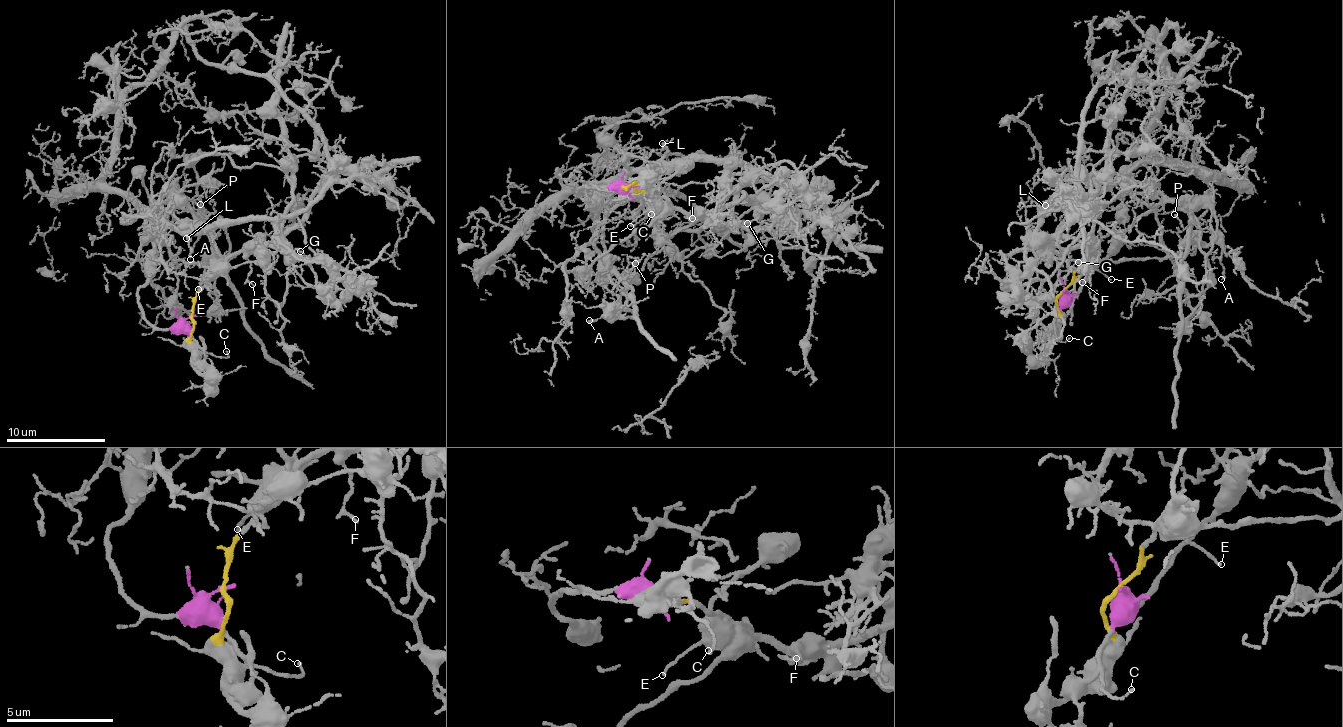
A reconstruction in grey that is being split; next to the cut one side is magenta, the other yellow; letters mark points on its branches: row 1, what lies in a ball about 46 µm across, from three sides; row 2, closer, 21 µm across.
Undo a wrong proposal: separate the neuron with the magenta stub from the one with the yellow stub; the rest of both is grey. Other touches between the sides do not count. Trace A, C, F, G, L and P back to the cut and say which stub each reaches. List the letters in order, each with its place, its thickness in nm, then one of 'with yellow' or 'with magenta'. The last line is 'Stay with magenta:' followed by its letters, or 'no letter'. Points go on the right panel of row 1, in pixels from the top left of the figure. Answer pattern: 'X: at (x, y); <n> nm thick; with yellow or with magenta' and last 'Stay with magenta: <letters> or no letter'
A: at (1221, 279); 160 nm thick; with yellow
C: at (1069, 338); 120 nm thick; with yellow
F: at (1082, 282); 170 nm thick; with yellow
G: at (1078, 262); 80 nm thick; with magenta
L: at (1045, 205); 170 nm thick; with magenta
P: at (1174, 214); 90 nm thick; with magenta
Stay with magenta: G, L, P

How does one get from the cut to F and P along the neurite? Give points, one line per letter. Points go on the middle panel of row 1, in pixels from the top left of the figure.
F: (634, 185), (688, 212), (694, 219), (691, 221), (692, 217)
P: (634, 187), (589, 185), (579, 194), (594, 209), (594, 226), (621, 278), (633, 274), (634, 264)

